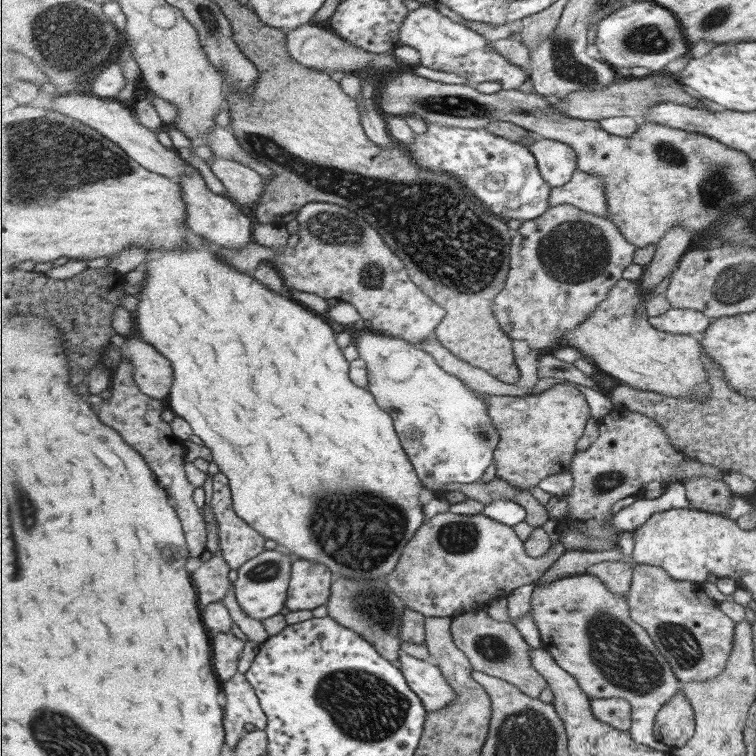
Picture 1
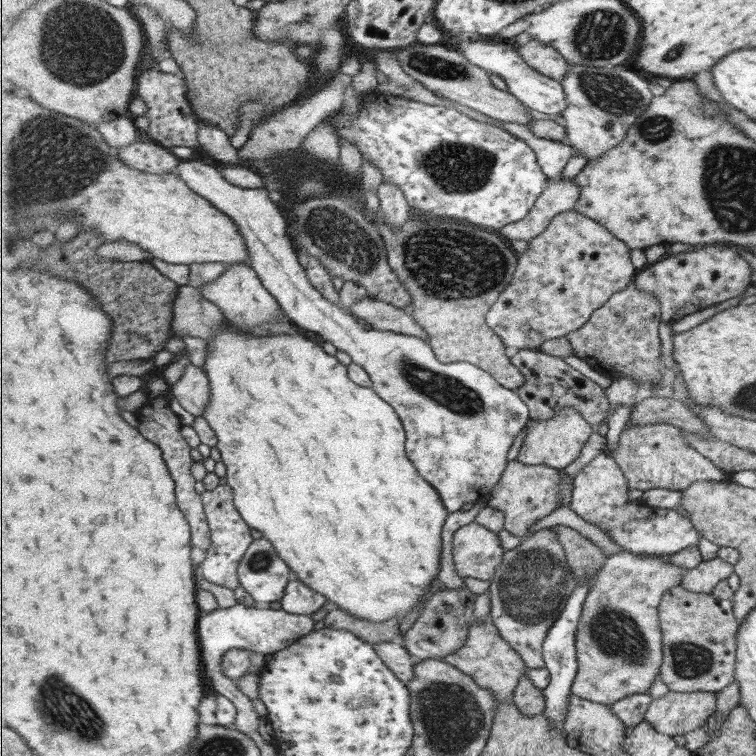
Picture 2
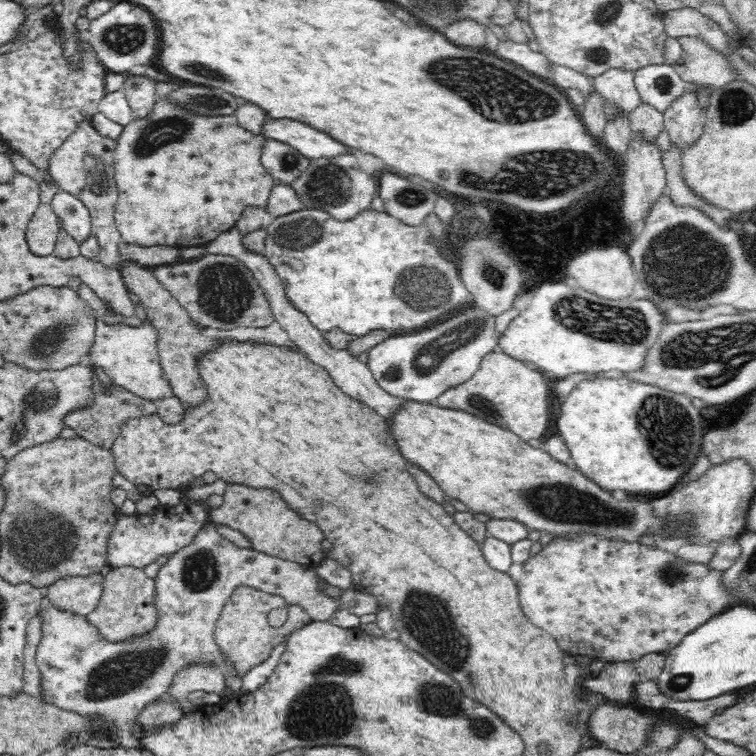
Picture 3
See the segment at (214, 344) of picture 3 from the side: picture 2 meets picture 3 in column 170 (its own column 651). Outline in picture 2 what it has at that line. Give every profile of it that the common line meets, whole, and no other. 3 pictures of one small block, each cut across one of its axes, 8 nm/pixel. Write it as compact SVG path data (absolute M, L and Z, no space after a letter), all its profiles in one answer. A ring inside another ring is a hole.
M632 283L615 293L591 315L585 325L567 333L566 337L571 341L577 357L611 380L620 378L620 375L633 376L639 383L648 381L653 388L653 384L661 383L663 376L662 363L659 361L662 355L662 319L659 299L652 292L639 290Z

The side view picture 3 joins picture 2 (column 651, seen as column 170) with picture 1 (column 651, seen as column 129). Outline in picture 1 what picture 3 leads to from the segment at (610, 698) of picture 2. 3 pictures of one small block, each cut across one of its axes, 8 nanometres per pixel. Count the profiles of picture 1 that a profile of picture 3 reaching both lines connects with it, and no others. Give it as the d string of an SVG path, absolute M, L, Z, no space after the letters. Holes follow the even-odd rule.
M586 573L567 576L545 585L535 581L532 587L534 591L531 604L535 612L533 620L535 624L538 624L541 636L543 636L543 647L554 655L559 666L578 679L582 690L592 700L611 697L629 700L633 706L632 737L635 742L645 744L655 750L672 752L674 748L667 747L658 741L655 734L655 720L659 710L680 692L683 684L675 675L666 655L654 643L649 632L631 618L628 596L611 592L599 576Z

